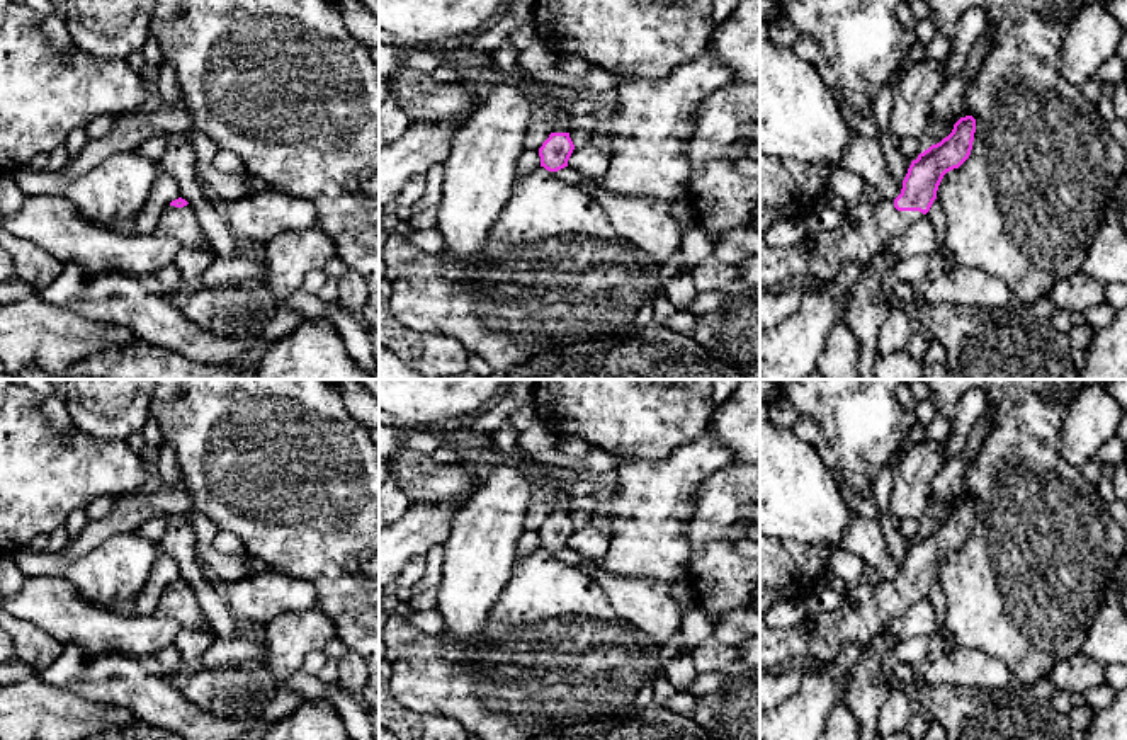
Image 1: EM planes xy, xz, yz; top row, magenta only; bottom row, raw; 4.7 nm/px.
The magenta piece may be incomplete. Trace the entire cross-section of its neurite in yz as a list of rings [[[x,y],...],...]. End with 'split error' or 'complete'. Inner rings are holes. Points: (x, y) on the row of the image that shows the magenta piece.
[[[972,116],[960,117],[952,133],[911,162],[894,201],[860,199],[848,206],[841,223],[818,235],[807,233],[790,247],[773,247],[760,236],[760,287],[779,289],[787,282],[831,281],[847,264],[877,259],[884,248],[926,214],[943,175],[971,155],[976,133]]] | split error

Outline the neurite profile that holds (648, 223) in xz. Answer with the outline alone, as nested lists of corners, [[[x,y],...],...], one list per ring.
[[[592,180],[592,196],[609,214],[615,233],[643,248],[663,265],[682,242],[680,223],[666,201],[609,192],[602,180]]]

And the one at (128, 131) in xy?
[[[182,94],[156,112],[138,111],[119,116],[104,138],[90,139],[58,174],[65,179],[82,177],[109,155],[136,150],[146,139],[163,134],[175,134],[190,143],[195,153],[195,174],[221,208],[250,194],[246,170],[226,174],[214,165],[219,146],[194,128]]]

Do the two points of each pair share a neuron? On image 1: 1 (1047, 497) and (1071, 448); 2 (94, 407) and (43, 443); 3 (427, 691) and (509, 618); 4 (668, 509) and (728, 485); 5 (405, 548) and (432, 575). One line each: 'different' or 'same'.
1: different
2: different
3: same
4: different
5: different

